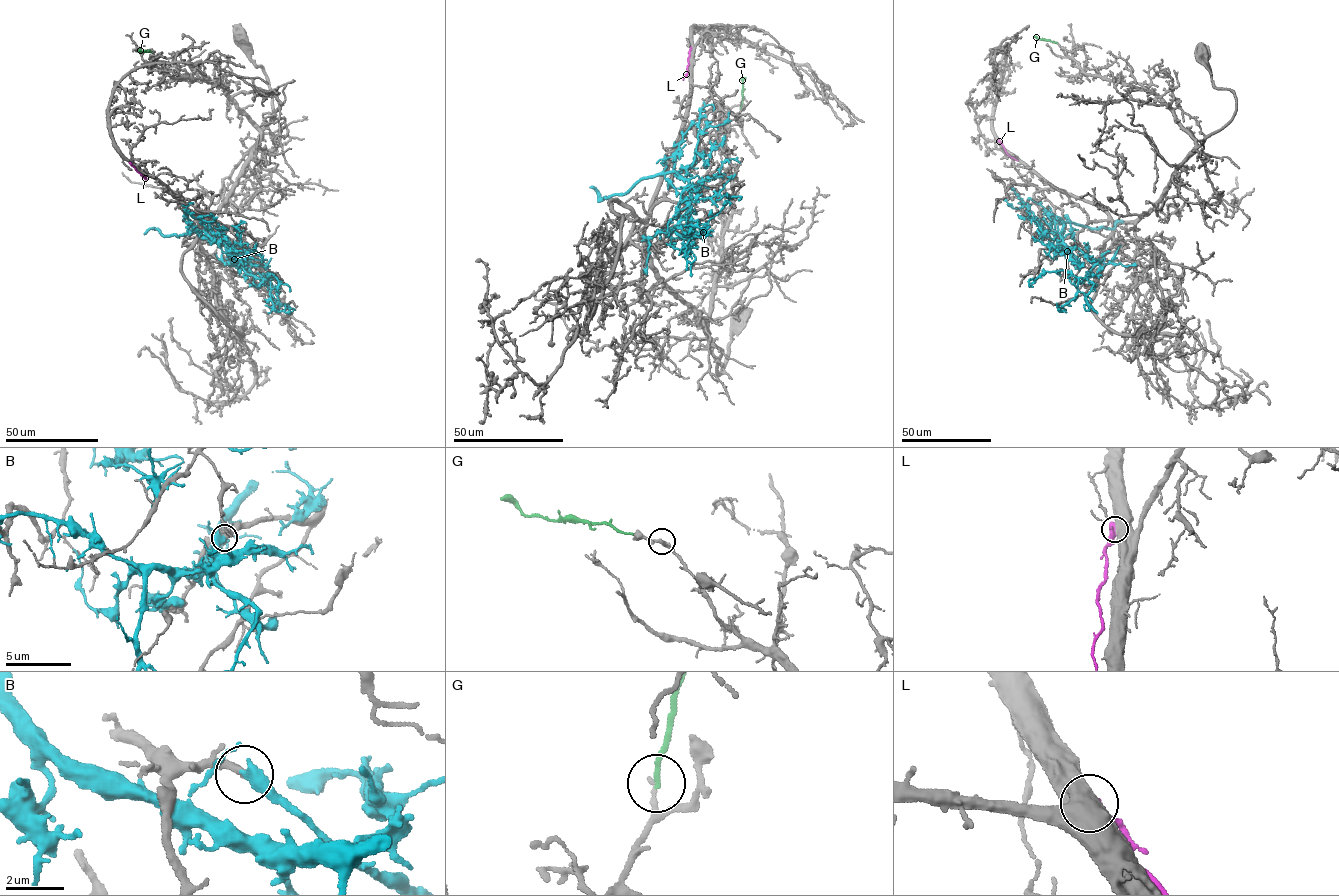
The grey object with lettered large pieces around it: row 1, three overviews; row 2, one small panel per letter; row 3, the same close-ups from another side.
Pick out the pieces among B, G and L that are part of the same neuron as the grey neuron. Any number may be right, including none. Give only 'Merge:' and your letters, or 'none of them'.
Merge: none of them

